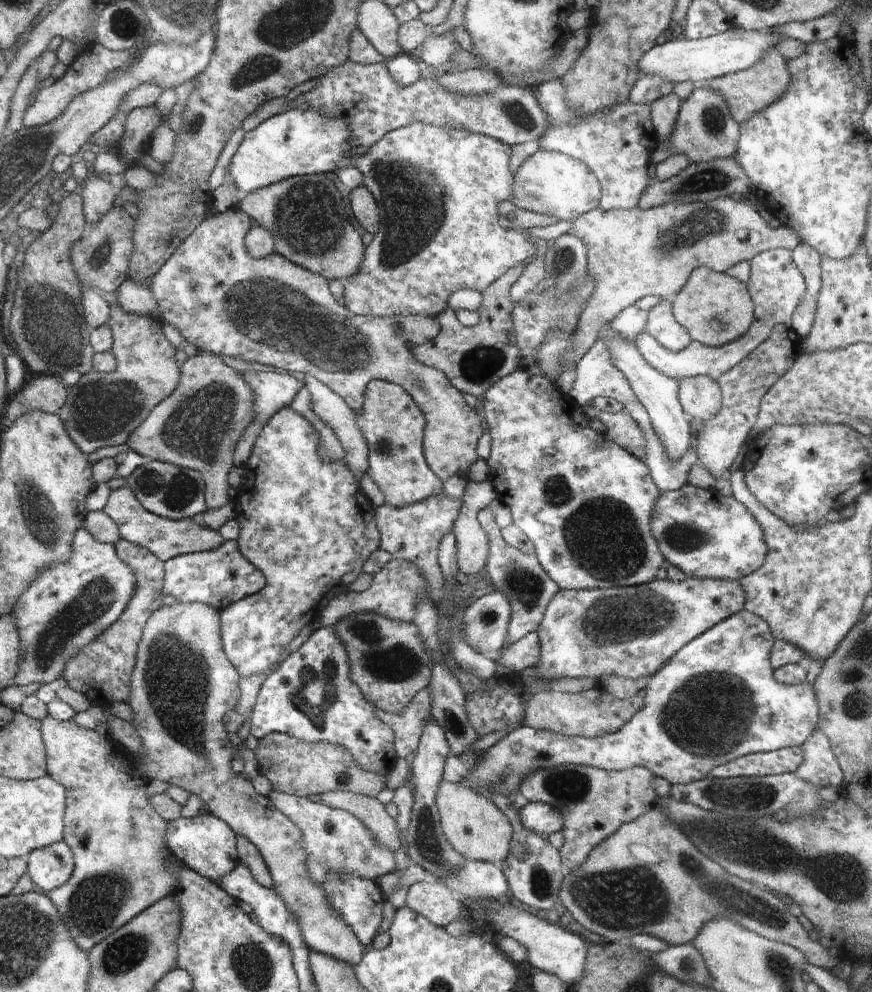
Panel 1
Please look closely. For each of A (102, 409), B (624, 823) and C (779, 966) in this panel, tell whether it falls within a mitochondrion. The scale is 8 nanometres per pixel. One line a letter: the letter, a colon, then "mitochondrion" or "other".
A: mitochondrion
B: other
C: mitochondrion

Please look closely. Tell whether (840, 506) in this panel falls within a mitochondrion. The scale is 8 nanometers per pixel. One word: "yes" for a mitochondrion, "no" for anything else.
no

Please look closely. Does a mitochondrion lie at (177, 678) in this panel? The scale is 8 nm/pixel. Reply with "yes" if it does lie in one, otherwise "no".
yes

